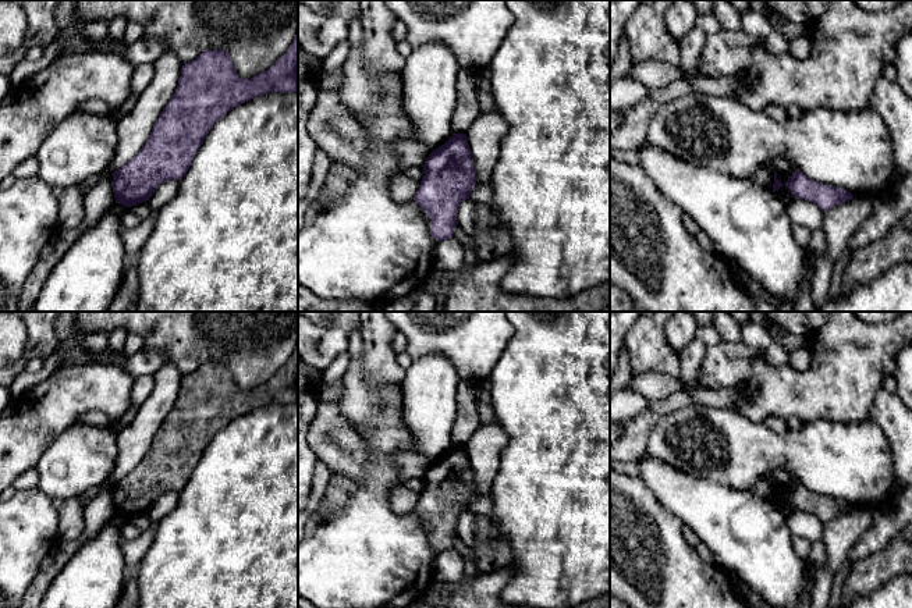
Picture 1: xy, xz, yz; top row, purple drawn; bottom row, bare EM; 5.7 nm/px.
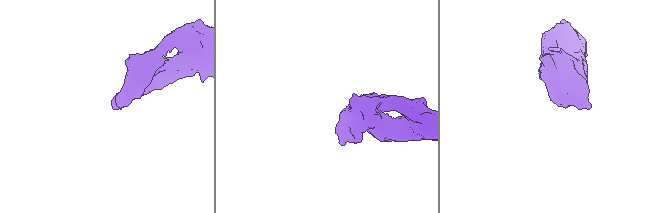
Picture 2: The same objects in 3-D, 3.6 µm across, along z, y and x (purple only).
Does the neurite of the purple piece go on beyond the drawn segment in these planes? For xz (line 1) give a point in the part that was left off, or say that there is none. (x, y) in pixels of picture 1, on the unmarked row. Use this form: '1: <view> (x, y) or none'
1: none

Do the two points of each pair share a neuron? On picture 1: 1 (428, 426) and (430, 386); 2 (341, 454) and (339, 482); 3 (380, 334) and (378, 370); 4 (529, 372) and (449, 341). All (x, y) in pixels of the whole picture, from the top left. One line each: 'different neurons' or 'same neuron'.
1: same neuron
2: different neurons
3: same neuron
4: different neurons

